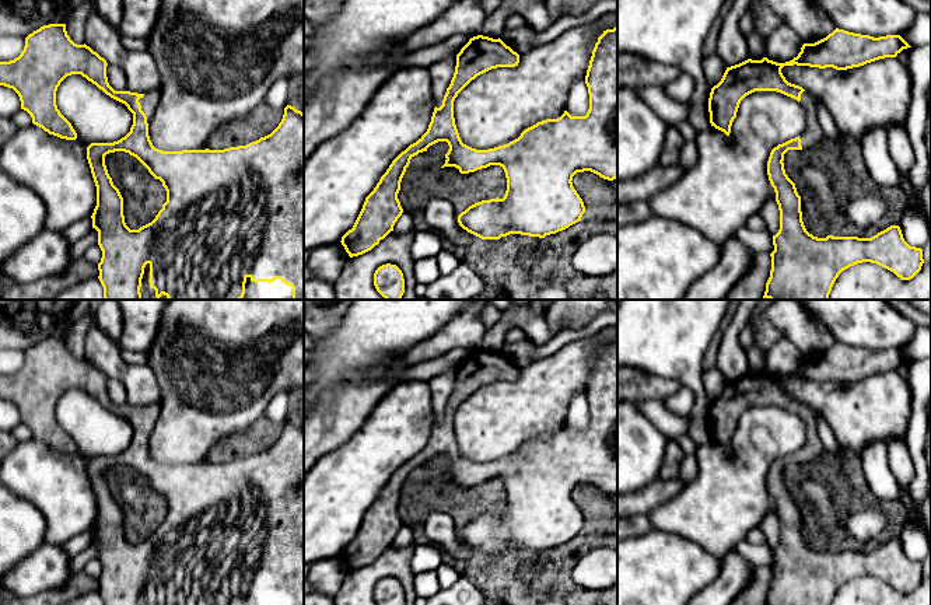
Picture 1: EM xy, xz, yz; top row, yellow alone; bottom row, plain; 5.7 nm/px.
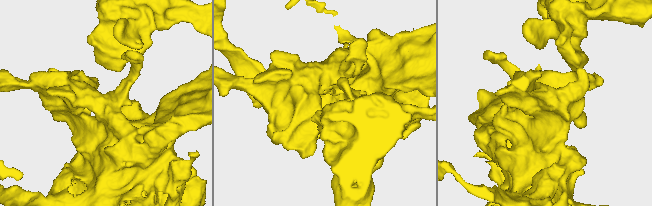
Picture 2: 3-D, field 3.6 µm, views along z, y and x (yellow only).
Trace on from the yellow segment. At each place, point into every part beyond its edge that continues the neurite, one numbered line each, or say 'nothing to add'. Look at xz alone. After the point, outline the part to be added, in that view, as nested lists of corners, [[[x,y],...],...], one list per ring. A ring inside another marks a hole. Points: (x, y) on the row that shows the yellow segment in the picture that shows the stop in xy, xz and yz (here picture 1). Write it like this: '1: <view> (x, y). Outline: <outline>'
1: xz (451, 172). Outline: [[[444,167],[441,171],[438,171],[440,178],[449,178],[456,179],[461,175],[459,169],[455,167]]]

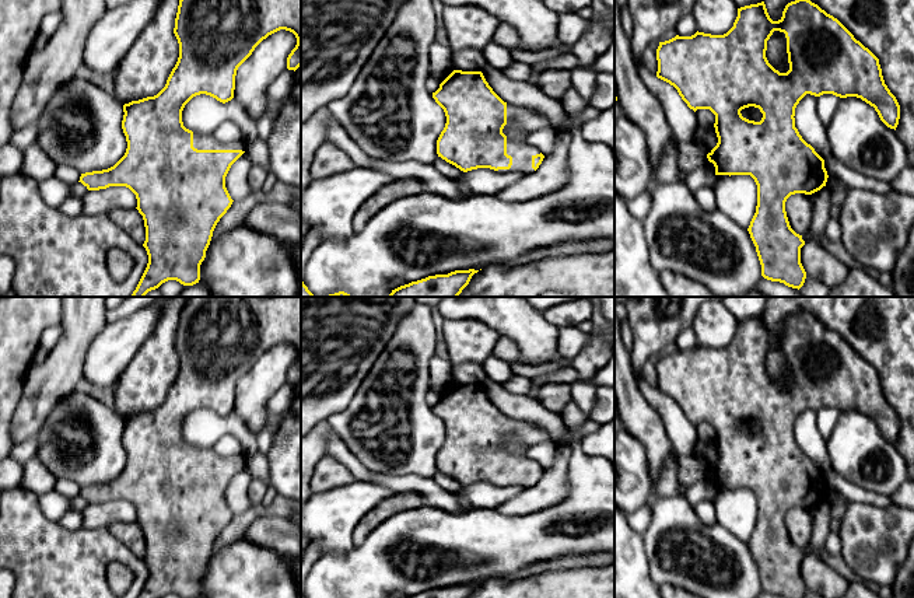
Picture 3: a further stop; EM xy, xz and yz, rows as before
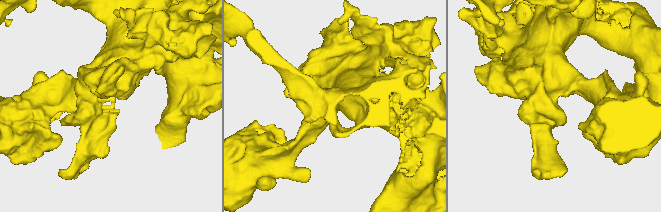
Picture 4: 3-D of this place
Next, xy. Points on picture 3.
1: xy (202, 142). Outline: [[[193,133],[193,147],[197,150],[242,150],[245,151],[245,141],[221,141],[214,134]]]

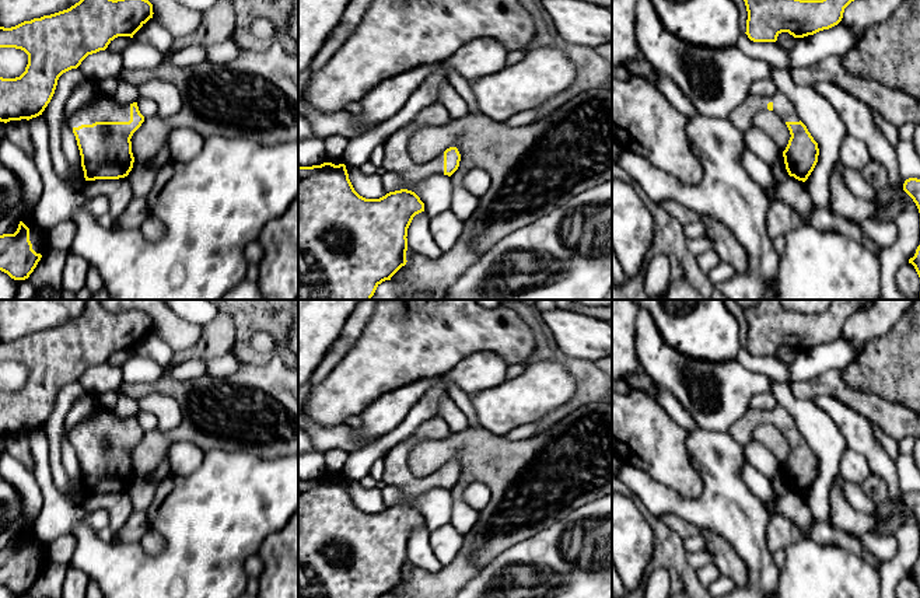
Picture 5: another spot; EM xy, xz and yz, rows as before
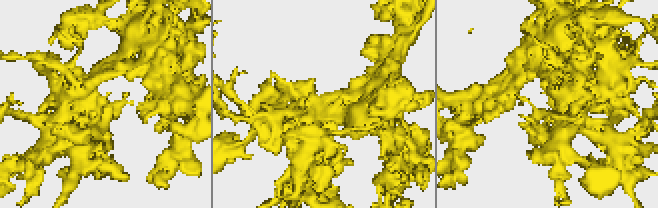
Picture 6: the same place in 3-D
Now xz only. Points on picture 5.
1: xz (396, 158). Outline: [[[440,104],[424,108],[412,122],[392,133],[384,144],[384,167],[407,182],[417,182],[434,174],[444,174],[444,153],[428,161],[414,161],[409,153],[412,134],[423,126],[445,126],[452,122]]]

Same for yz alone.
1: yz (741, 116). Outline: [[[776,91],[770,97],[756,97],[749,95],[738,108],[735,108],[728,119],[732,125],[739,129],[741,132],[746,132],[751,127],[752,118],[767,109],[767,104],[773,104],[773,112],[783,120],[783,122],[800,122],[800,116],[797,113],[795,106],[790,101],[787,95],[781,91]]]

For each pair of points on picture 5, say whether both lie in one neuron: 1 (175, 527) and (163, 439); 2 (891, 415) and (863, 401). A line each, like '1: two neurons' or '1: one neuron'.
1: two neurons
2: one neuron

